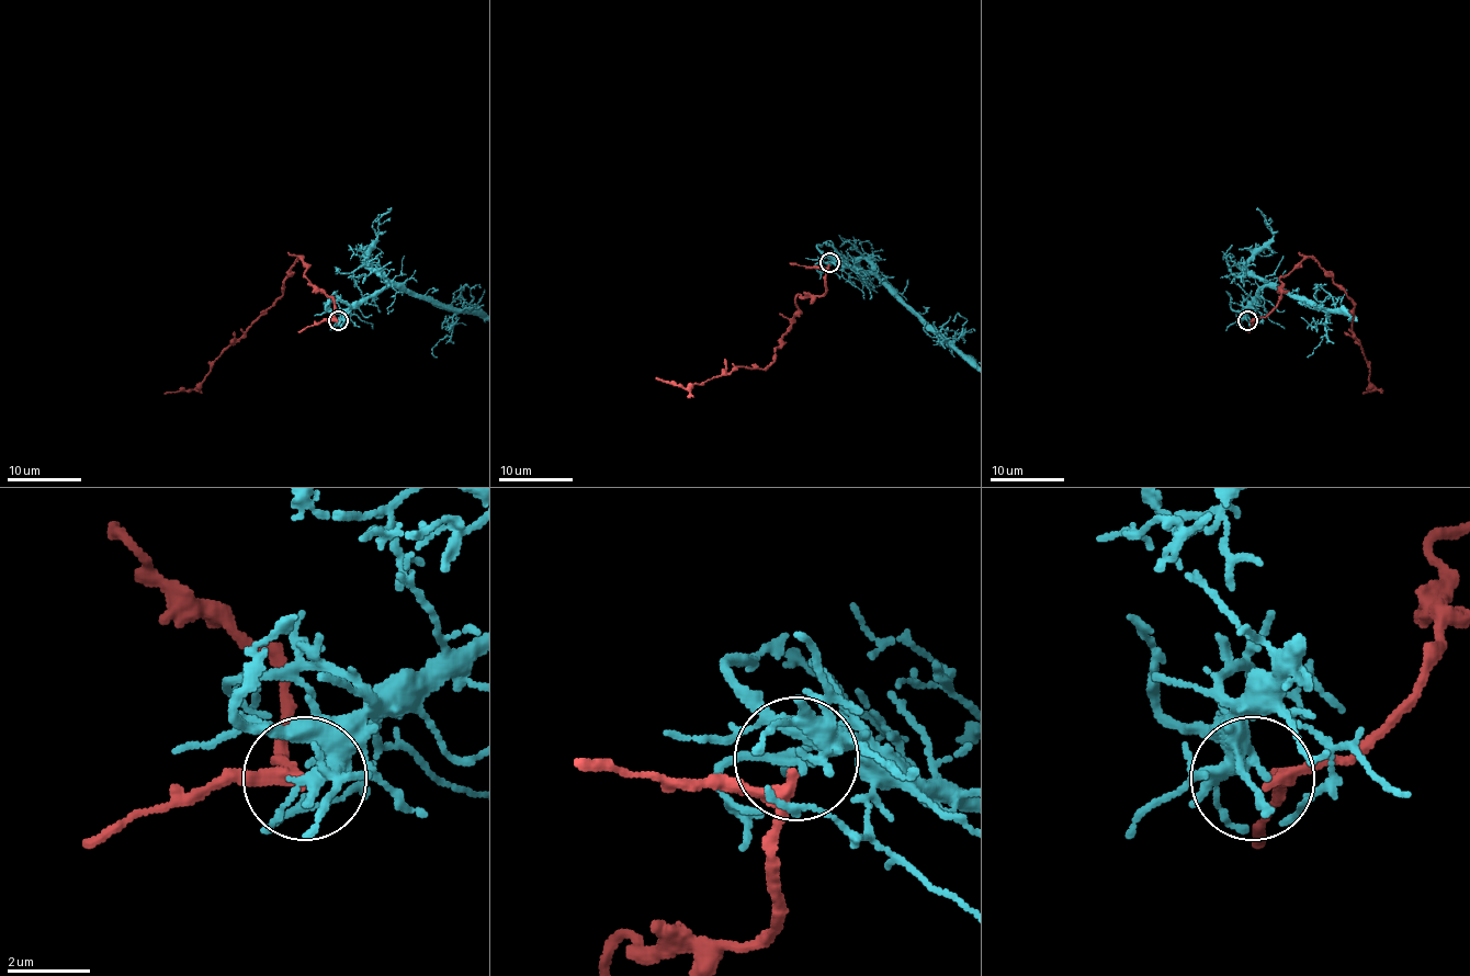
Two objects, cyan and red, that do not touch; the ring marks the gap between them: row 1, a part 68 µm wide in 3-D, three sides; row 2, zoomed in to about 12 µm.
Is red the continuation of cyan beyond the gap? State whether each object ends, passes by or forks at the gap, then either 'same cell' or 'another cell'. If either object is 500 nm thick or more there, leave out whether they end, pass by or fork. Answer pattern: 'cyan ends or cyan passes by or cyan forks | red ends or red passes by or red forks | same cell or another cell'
cyan ends | red passes by | another cell

